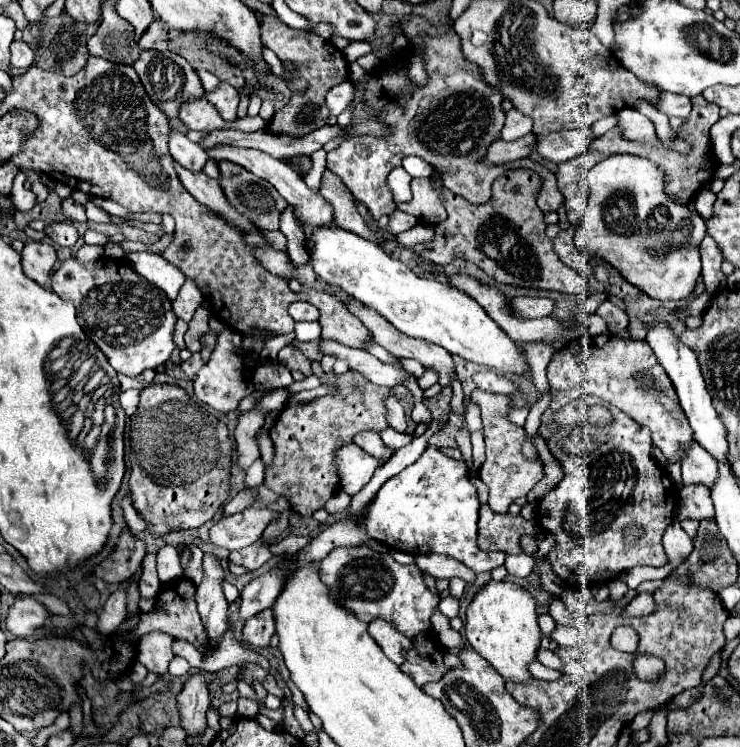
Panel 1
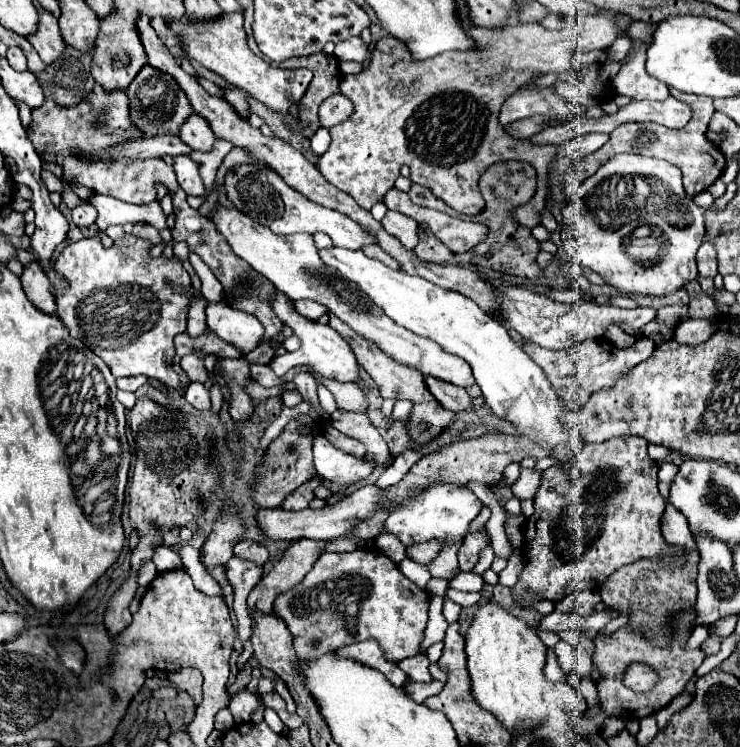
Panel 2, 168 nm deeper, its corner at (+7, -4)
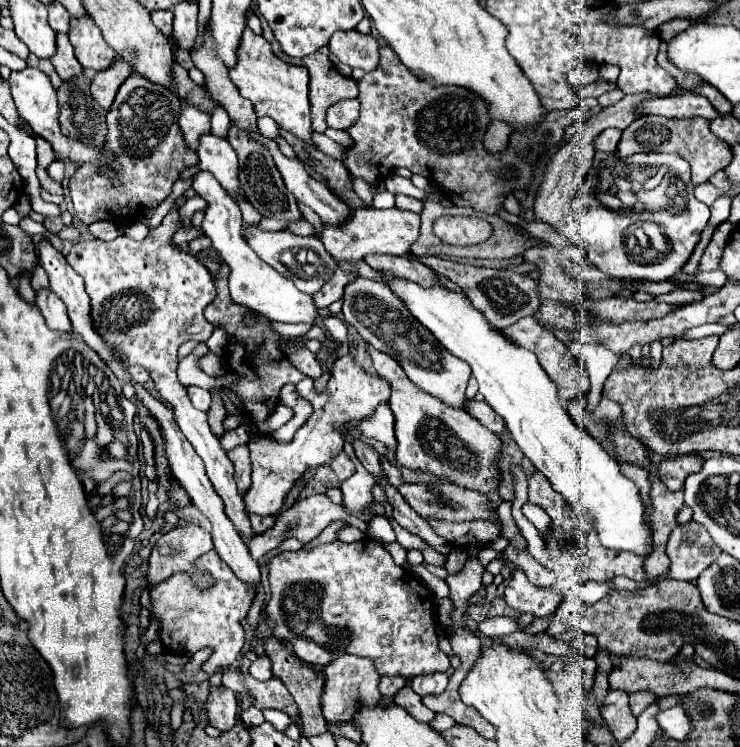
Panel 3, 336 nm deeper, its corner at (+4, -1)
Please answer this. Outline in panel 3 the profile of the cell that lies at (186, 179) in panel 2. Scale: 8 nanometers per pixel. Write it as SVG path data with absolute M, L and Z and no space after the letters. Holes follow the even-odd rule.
M198 172L192 178L192 188L208 204L206 210L204 210L206 216L204 216L204 222L202 222L202 230L212 240L212 246L218 252L218 256L222 258L222 262L230 268L228 288L230 288L232 302L246 306L246 308L252 308L258 314L266 316L268 320L290 322L290 324L308 322L308 324L314 326L316 320L320 318L320 314L318 314L312 298L308 294L300 292L288 278L278 274L272 266L268 266L266 262L256 258L254 250L242 238L240 208L238 208L236 202L232 202L230 194L220 186L220 182L216 182L216 178L208 172Z

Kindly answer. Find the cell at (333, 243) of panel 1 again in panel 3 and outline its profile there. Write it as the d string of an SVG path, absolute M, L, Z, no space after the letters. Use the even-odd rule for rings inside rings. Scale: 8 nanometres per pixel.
M388 272L380 274L382 282L404 302L410 314L428 328L448 352L470 364L472 376L480 386L478 392L490 408L504 418L508 432L532 460L536 470L552 482L552 488L558 490L578 514L582 508L590 512L602 546L650 554L654 542L644 522L644 504L640 502L636 486L620 474L618 464L608 458L602 446L574 422L558 396L558 386L544 372L536 354L508 342L508 338L492 328L486 316L480 314L464 294L442 286L424 288Z

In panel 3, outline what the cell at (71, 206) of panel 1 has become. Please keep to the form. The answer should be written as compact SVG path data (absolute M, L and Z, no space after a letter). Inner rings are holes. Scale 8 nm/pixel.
M132 74L120 86L114 104L108 110L106 150L118 154L118 160L108 164L108 168L124 174L124 190L116 190L102 174L98 174L96 166L78 168L70 178L70 196L76 216L84 224L110 220L124 226L168 198L180 170L198 162L196 152L192 152L192 148L184 142L184 134L178 126L180 110L182 104L174 90L148 82L148 78L142 78L140 74Z

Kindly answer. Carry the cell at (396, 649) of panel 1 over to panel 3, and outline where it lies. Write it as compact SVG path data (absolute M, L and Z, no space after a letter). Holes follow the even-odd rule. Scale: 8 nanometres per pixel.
M342 654L340 658L332 660L324 668L324 692L322 692L322 712L328 722L350 722L352 714L356 710L356 704L370 704L376 706L382 698L378 686L382 680L382 674L376 670L372 658L356 656L356 654Z

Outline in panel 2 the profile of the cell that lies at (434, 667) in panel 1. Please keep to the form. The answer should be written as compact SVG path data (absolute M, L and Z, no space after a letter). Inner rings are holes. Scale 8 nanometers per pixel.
M407 681L405 683L405 693L413 699L423 703L429 695L437 695L443 689L443 683L433 681L433 683L415 683L415 681Z

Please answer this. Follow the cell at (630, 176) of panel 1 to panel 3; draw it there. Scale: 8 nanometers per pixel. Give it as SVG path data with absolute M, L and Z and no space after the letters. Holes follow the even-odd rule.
M640 152L628 157L626 163L638 166L668 166L670 188L666 190L666 204L662 208L658 208L658 212L642 212L642 210L634 210L634 208L628 210L624 206L614 210L614 208L608 208L602 202L598 202L598 198L594 198L594 196L598 194L598 190L602 190L602 170L608 168L608 164L604 160L598 168L590 170L584 176L584 180L576 192L576 198L572 202L572 208L574 208L572 216L570 216L568 224L562 228L562 234L572 244L584 248L590 264L600 268L606 276L616 276L616 278L634 276L634 278L642 278L646 282L672 280L672 276L684 268L684 264L692 256L696 244L700 242L700 234L710 220L710 208L704 206L700 200L696 200L696 196L692 194L694 184L690 180L690 166L679 155L664 152ZM640 222L654 222L664 230L666 246L668 246L666 252L656 252L656 250L646 248L636 254L634 248L628 248L632 232L640 226Z

